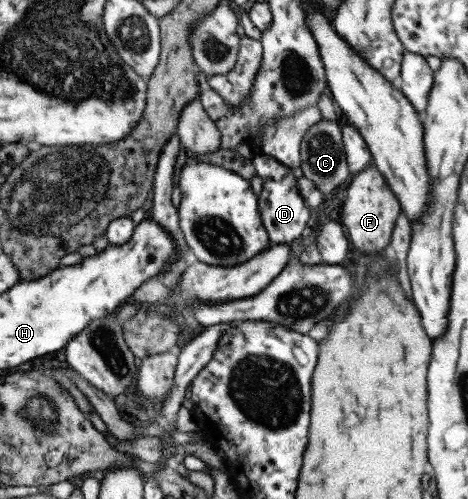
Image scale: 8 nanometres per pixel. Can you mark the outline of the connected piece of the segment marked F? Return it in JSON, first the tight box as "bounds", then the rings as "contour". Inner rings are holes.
{"bounds":[340,164,401,256],"contour":[[[371,164],[368,165],[368,169],[358,171],[358,175],[351,177],[345,186],[348,195],[340,207],[342,208],[342,223],[348,231],[350,243],[366,256],[387,250],[401,207],[384,176],[376,166]]]}

